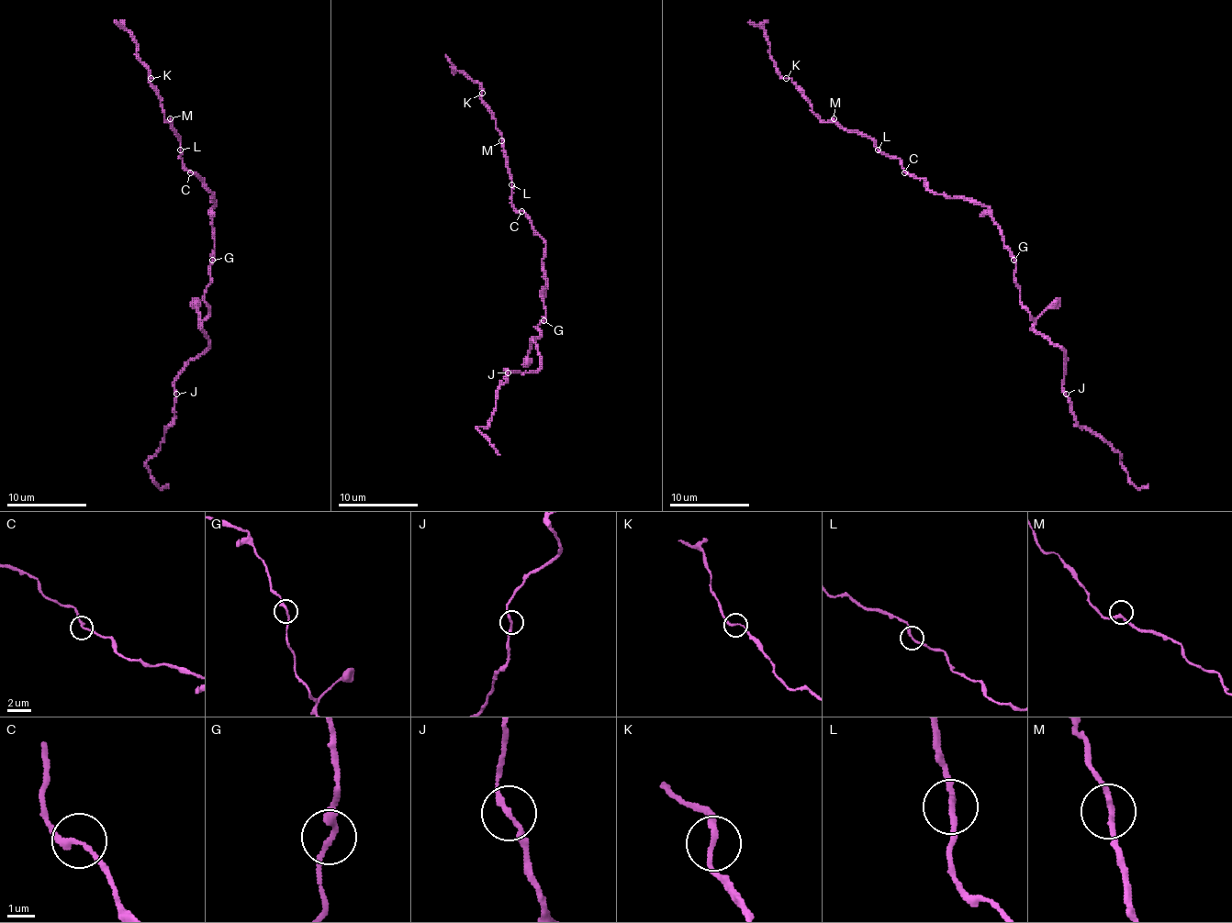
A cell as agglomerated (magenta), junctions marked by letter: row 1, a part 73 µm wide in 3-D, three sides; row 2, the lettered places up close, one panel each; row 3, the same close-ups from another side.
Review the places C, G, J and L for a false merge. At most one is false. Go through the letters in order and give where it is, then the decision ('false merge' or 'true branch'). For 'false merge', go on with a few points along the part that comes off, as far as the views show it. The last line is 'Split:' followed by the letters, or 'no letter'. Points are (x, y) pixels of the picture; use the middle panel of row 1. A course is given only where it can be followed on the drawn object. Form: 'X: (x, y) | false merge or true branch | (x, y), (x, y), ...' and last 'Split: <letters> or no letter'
C: (521, 211) | true branch
G: (543, 320) | true branch
J: (508, 372) | true branch
L: (511, 184) | true branch
Split: no letter

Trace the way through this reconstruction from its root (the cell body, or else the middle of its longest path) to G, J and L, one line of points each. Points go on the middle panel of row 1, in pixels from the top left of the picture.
G: (543, 298), (543, 320)
J: (543, 298), (545, 318), (535, 327), (540, 337), (533, 340), (540, 367), (528, 372), (506, 369), (508, 372)
L: (543, 298), (545, 276), (542, 259), (545, 240), (533, 228), (530, 218), (511, 205), (511, 184)

